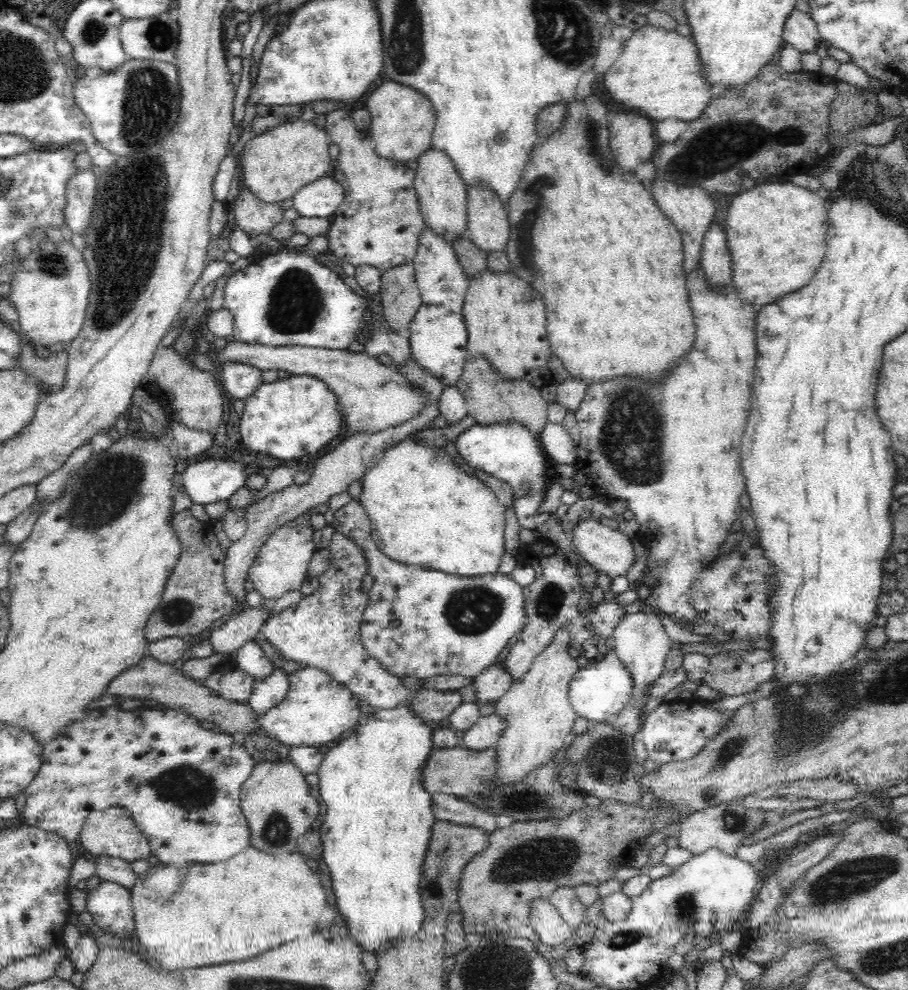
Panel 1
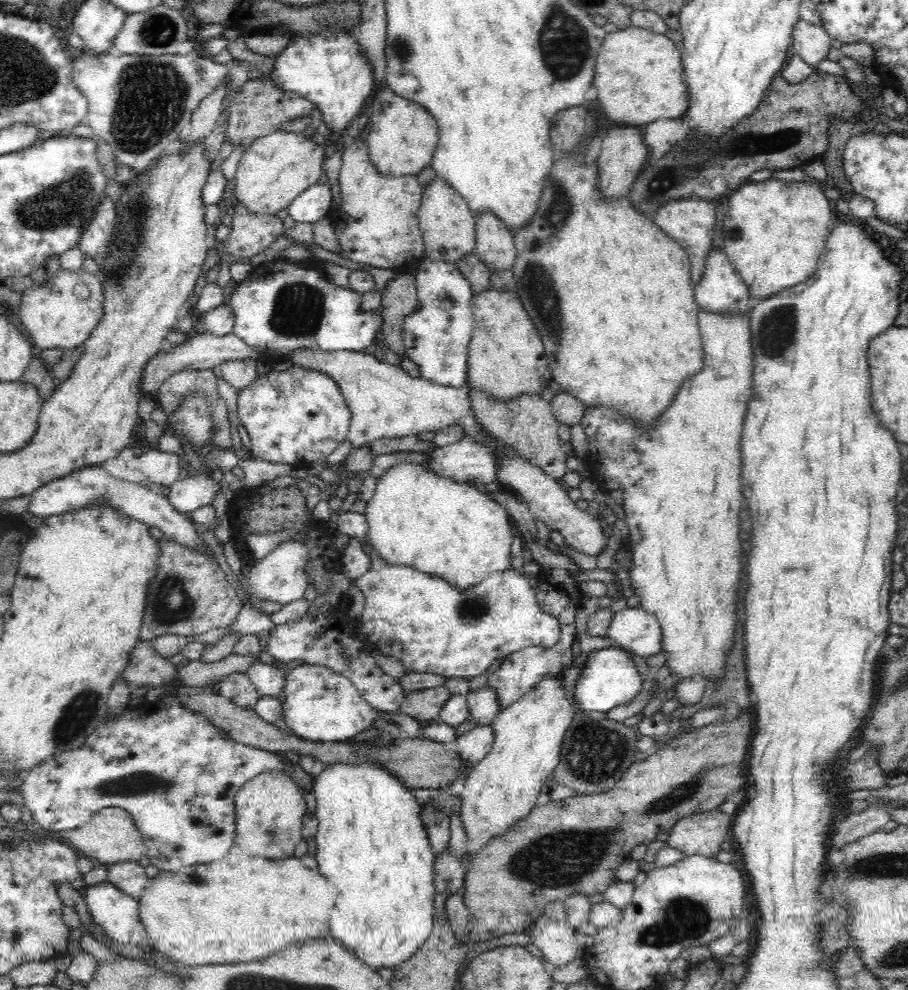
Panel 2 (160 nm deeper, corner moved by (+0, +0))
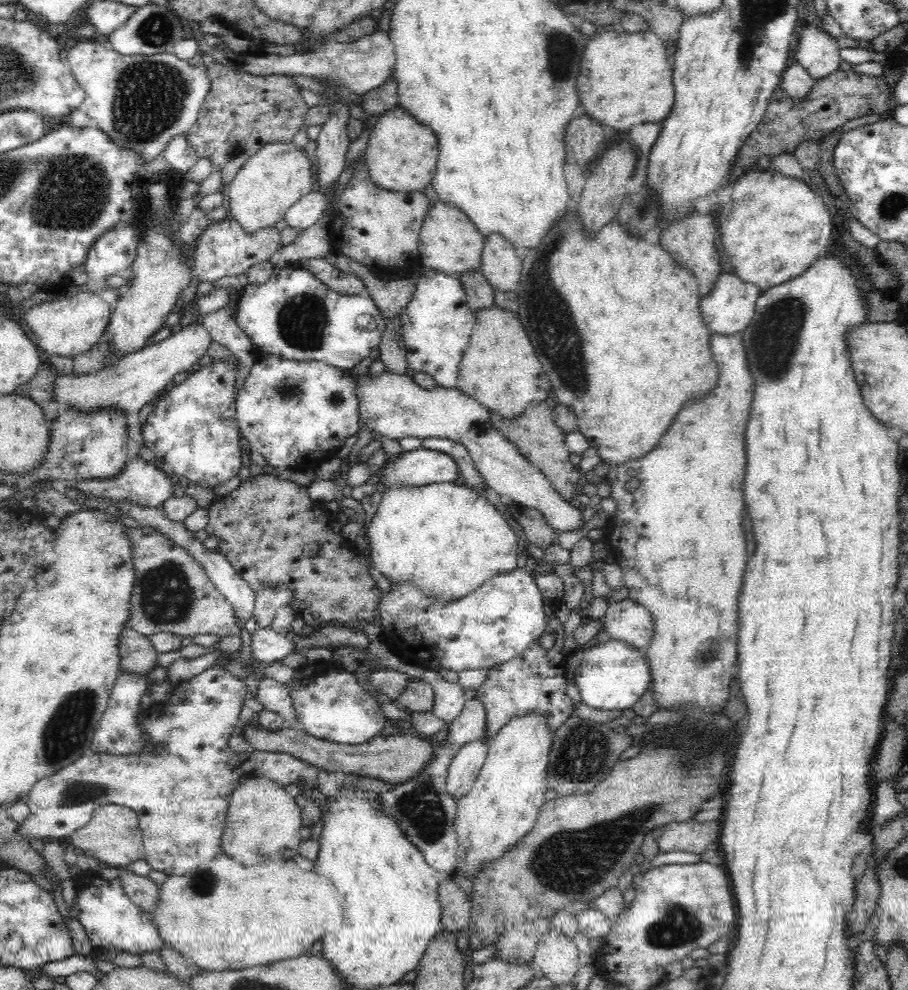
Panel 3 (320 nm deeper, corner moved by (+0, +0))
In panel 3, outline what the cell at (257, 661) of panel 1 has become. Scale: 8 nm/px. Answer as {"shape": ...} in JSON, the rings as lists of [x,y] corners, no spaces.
{"shape":[[[265,677],[258,683],[256,697],[265,709],[280,715],[286,726],[299,727],[292,697],[283,681]]]}

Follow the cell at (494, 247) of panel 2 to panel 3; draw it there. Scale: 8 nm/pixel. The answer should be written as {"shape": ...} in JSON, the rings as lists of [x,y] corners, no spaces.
{"shape":[[[492,233],[485,238],[479,270],[494,292],[517,290],[522,266],[522,254],[500,233]]]}

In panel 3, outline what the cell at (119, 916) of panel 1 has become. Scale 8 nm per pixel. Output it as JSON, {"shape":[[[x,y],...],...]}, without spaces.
{"shape":[[[99,875],[98,878],[94,876],[86,888],[77,891],[76,904],[78,921],[86,929],[92,946],[98,947],[99,950],[112,947],[122,953],[141,956],[146,952],[159,953],[164,946],[164,941],[156,931],[153,916],[132,903],[118,879],[108,881]]]}

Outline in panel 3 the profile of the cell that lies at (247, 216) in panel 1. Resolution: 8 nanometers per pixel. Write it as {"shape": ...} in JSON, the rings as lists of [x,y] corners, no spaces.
{"shape":[[[230,217],[211,223],[193,243],[192,276],[198,281],[212,283],[224,276],[245,276],[248,268],[269,261],[281,246],[280,232],[275,227],[264,227],[250,234]]]}

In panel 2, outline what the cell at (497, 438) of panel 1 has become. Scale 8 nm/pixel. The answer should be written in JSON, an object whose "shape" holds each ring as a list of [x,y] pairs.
{"shape":[[[464,437],[448,446],[434,448],[434,450],[429,450],[428,453],[424,454],[430,457],[429,471],[435,472],[438,477],[448,477],[452,481],[472,482],[472,484],[481,482],[494,488],[497,473],[497,452],[494,445],[490,445],[490,441],[484,441],[484,439],[472,441],[472,439]]]}

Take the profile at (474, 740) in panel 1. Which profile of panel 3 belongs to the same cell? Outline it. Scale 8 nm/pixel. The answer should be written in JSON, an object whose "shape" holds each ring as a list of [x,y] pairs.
{"shape":[[[476,740],[459,748],[452,759],[445,782],[448,795],[458,801],[470,790],[477,779],[488,750],[486,741]]]}

